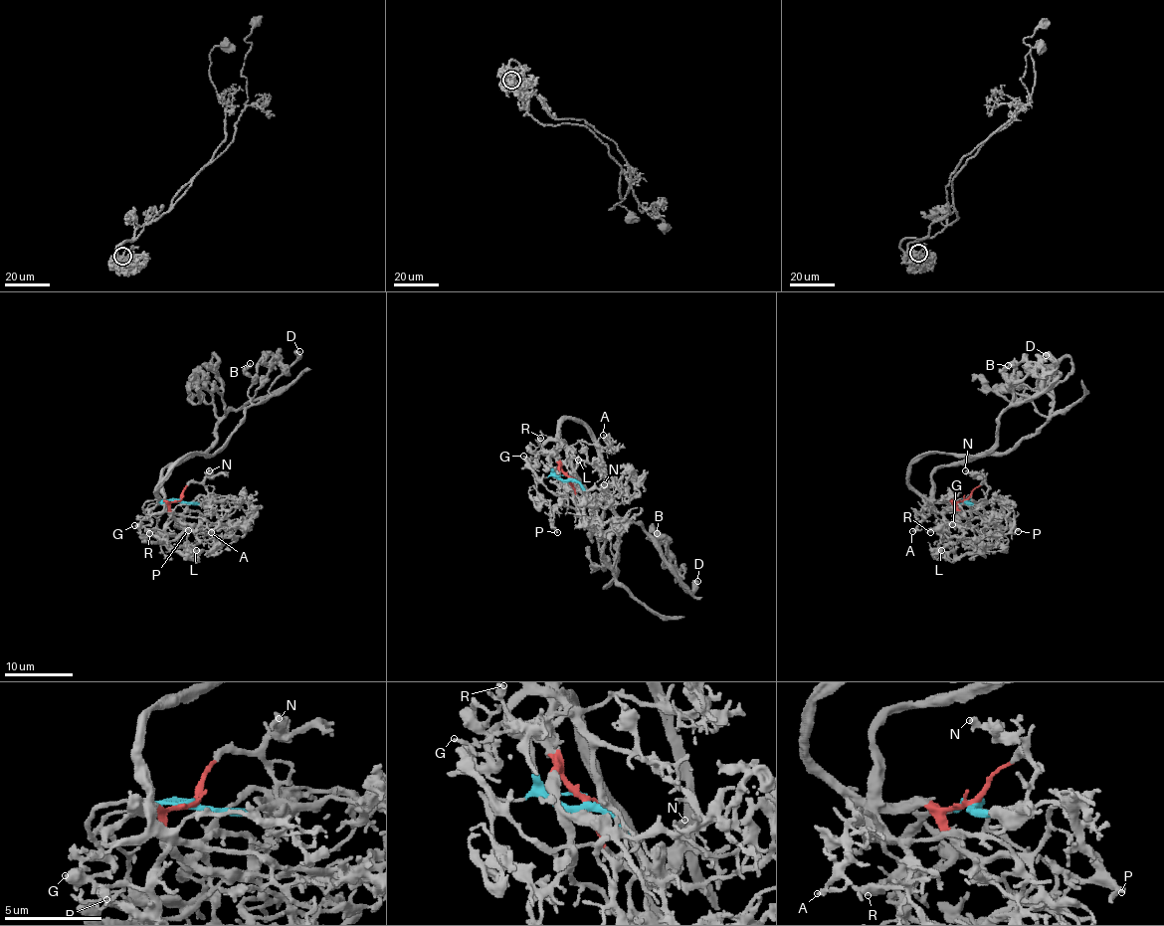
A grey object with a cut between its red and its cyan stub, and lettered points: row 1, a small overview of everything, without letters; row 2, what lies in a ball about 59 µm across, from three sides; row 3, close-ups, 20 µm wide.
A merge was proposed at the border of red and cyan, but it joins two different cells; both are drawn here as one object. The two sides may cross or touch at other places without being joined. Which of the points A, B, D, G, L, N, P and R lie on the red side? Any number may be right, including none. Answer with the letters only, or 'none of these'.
B, D, G, N, P

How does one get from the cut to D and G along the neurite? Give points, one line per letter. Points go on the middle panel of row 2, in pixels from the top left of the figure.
D: (568, 479), (558, 437), (575, 419), (595, 444), (605, 502), (641, 525), (678, 584), (686, 591), (698, 581)
G: (568, 479), (550, 456), (539, 452), (534, 461), (522, 456)

